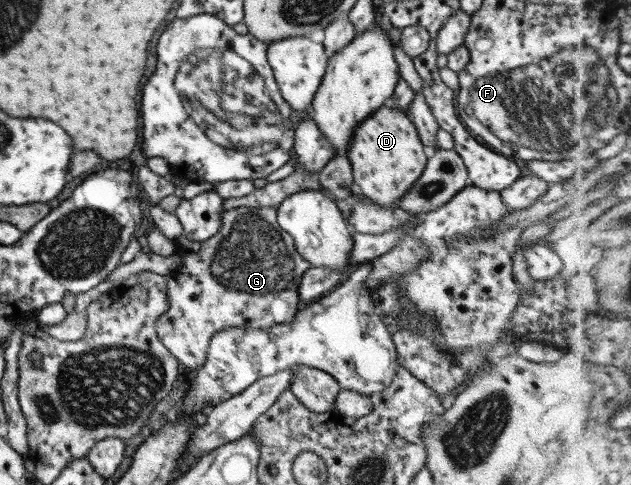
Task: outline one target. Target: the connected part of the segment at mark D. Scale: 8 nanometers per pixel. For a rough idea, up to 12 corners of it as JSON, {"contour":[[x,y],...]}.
{"contour":[[383,106],[355,128],[356,191],[389,207],[427,155],[408,116]]}

